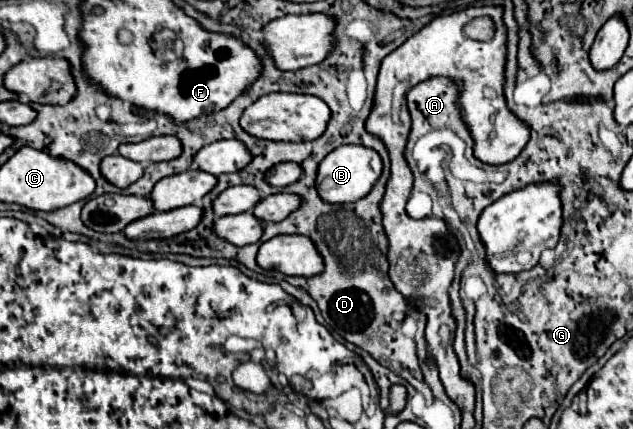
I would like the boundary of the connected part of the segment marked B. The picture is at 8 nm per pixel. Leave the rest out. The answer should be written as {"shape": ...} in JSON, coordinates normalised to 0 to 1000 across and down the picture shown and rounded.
{"shape":[[[561,336],[536,340],[526,354],[520,354],[501,392],[501,420],[498,420],[501,452],[507,457],[507,466],[520,476],[564,471],[583,452],[583,443],[602,410],[602,396],[605,396],[605,382],[592,350],[577,345],[577,340],[561,340]]]}

